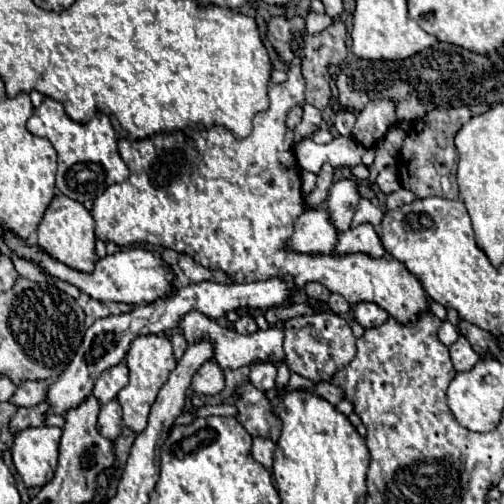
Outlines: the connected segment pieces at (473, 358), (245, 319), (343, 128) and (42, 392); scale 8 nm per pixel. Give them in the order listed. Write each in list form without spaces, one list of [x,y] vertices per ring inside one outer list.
[[[460,336],[450,346],[450,358],[452,358],[452,364],[454,364],[456,372],[466,372],[466,370],[470,370],[480,360],[480,356],[472,350],[470,342],[464,336]]]
[[[240,316],[240,318],[234,322],[234,328],[236,328],[236,332],[240,332],[240,334],[254,334],[254,332],[258,330],[258,326],[256,326],[256,322],[254,322],[252,316]]]
[[[340,106],[334,108],[334,126],[342,136],[350,136],[352,134],[354,120],[356,120],[356,112],[354,110],[346,110],[346,108],[340,108]]]
[[[22,382],[16,392],[14,398],[10,402],[14,402],[16,406],[38,406],[40,402],[46,400],[46,384],[44,382]]]

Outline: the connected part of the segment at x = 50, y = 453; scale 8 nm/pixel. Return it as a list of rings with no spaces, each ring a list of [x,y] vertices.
[[[56,426],[26,428],[14,436],[12,460],[28,488],[42,488],[54,478],[60,436],[62,430]]]

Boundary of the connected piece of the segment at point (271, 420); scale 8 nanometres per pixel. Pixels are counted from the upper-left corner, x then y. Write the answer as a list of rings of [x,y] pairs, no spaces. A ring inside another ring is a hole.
[[[244,384],[236,390],[240,394],[240,400],[236,402],[238,408],[238,422],[256,436],[264,436],[270,440],[278,440],[282,422],[278,416],[270,412],[270,404],[264,396],[264,392],[256,390],[252,384]]]

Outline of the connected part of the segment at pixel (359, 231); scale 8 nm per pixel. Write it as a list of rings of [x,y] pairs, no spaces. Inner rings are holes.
[[[360,224],[346,232],[338,234],[338,246],[334,246],[332,254],[368,254],[372,258],[384,258],[386,252],[376,230],[370,224]]]

